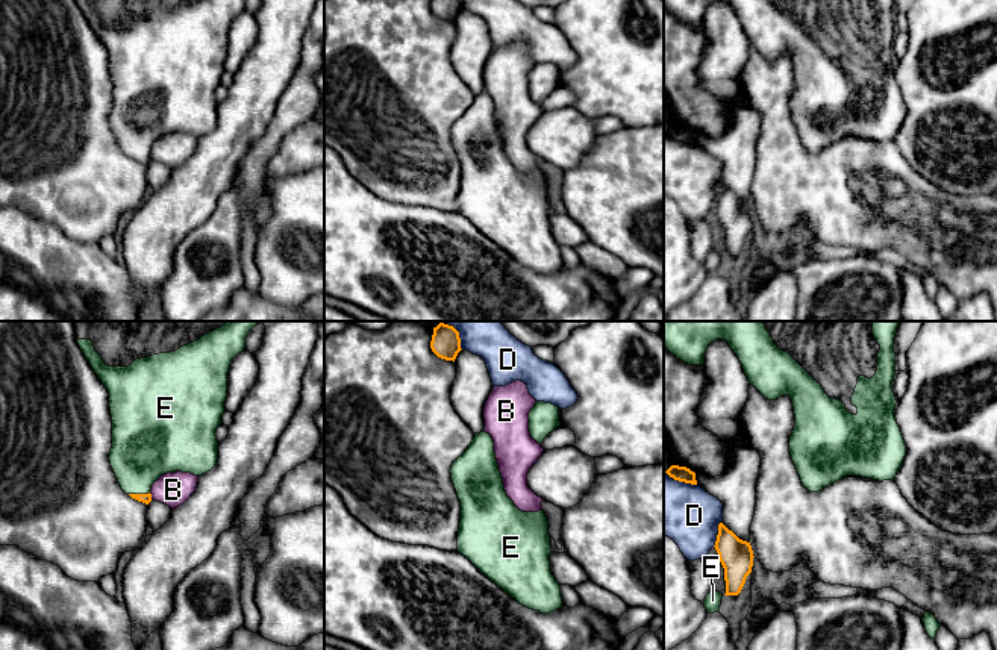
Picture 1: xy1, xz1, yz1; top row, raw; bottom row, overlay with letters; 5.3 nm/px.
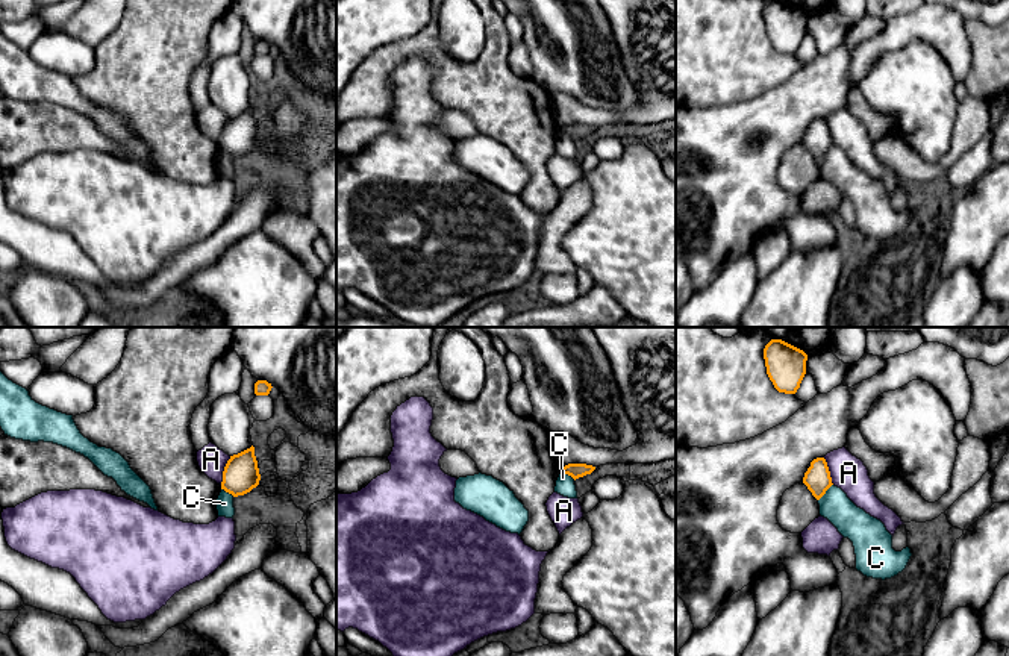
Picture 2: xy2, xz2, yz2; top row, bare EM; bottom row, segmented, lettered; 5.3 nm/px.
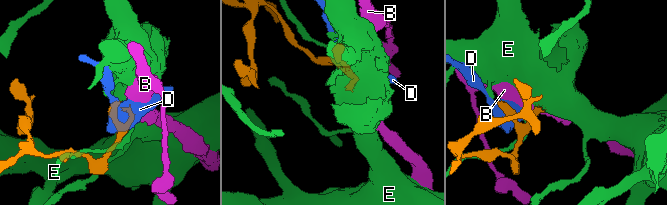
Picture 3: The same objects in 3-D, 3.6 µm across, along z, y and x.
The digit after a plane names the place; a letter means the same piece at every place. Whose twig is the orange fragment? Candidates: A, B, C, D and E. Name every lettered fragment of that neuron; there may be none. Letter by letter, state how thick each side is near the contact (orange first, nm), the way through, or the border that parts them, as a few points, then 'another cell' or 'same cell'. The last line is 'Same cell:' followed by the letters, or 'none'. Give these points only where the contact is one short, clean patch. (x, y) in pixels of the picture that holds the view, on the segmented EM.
A: 190 nm thick on the orange side, 150 nm on the other; another cell
B: 50 nm thick on the orange side, 180 nm on the other; border along xy1 (149, 493), (152, 499); another cell
C: 140 nm thick on the orange side, 170 nm on the other; border along yz2 (832, 484), (818, 500); another cell
D: 180 nm thick on the orange side, 320 nm on the other; another cell
E: 50 nm thick on the orange side, 340 nm on the other; same cell
Same cell: E

